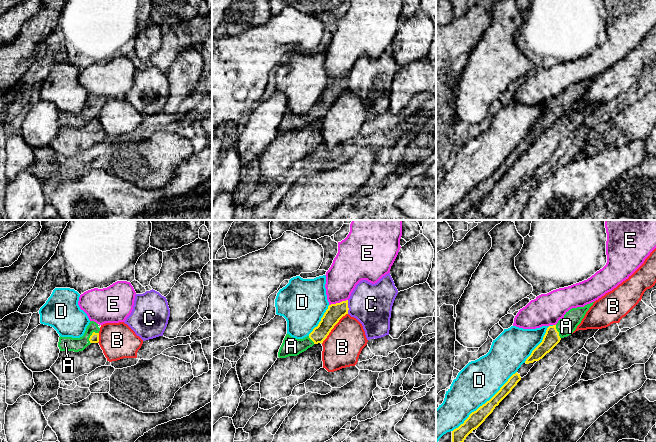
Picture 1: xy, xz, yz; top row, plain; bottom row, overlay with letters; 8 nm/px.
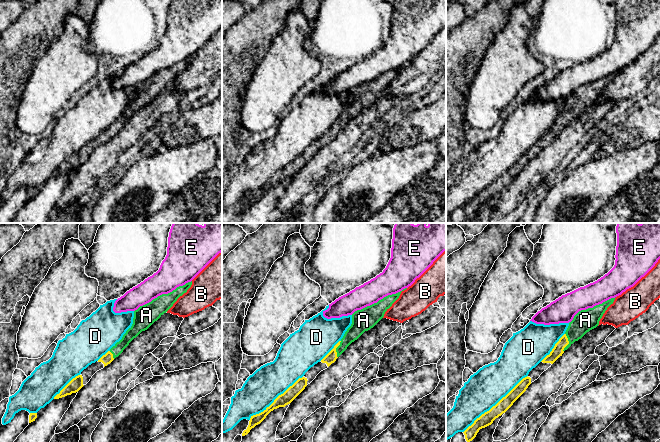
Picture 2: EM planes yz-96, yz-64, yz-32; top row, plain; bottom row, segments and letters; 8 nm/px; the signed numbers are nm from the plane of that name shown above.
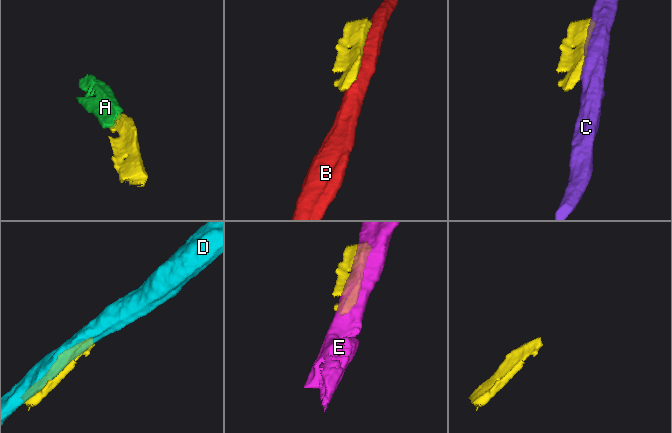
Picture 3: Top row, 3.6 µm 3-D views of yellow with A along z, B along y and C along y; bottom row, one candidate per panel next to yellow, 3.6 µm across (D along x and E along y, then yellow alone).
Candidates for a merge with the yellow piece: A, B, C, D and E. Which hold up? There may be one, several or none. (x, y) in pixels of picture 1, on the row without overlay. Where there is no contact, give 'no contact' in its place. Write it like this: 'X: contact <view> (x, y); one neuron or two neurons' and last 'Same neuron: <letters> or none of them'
A: contact xy (91, 111); one neuron
B: contact xz (333, 103); two neurons
C: contact xz (347, 83); two neurons
D: contact yz (485, 179); two neurons
E: contact xz (338, 79); two neurons
Same neuron: A

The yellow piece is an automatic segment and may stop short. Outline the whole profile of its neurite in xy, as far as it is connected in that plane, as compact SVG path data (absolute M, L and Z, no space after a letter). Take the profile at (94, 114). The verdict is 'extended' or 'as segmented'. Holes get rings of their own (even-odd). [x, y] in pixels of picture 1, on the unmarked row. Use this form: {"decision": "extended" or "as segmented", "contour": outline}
{"decision": "extended", "contour": "M90 97L86 104L84 111L80 114L72 113L59 113L58 123L60 127L83 127L91 119L99 118L98 100L94 97Z"}

